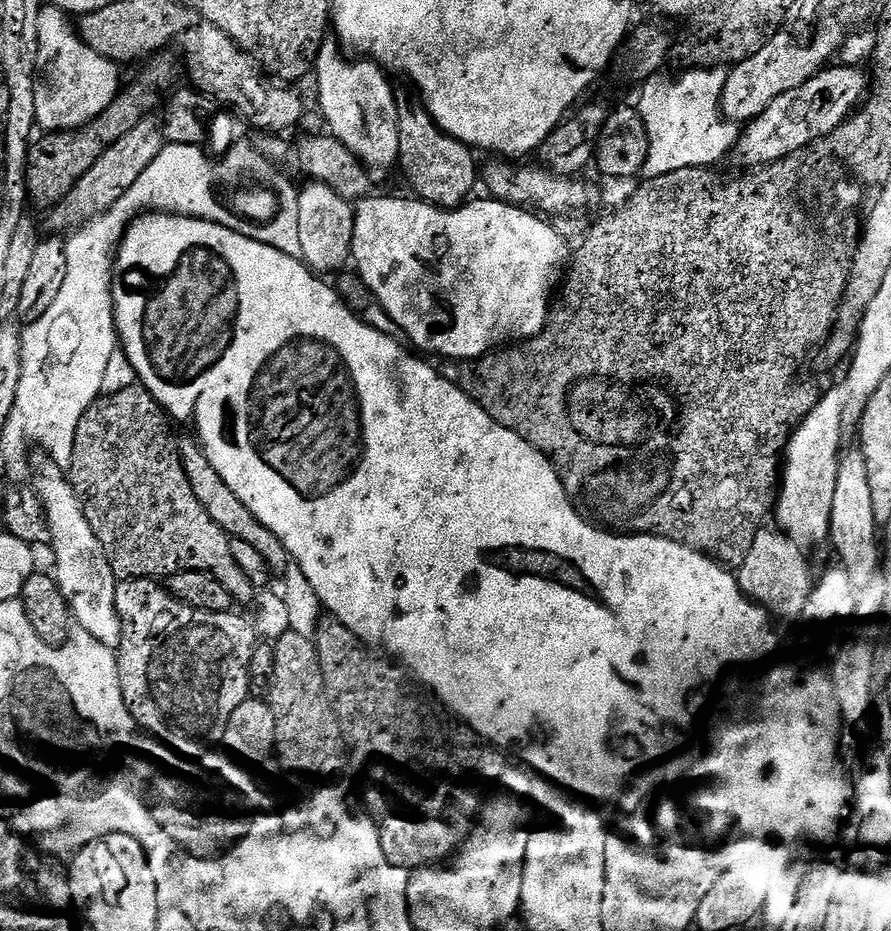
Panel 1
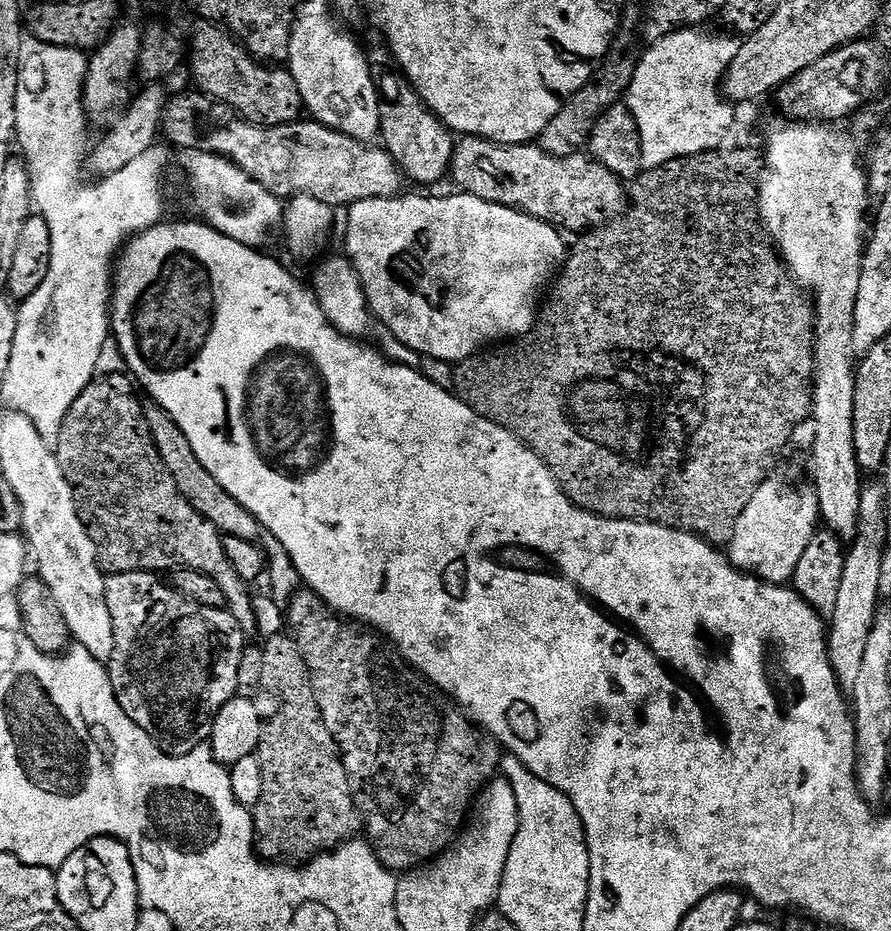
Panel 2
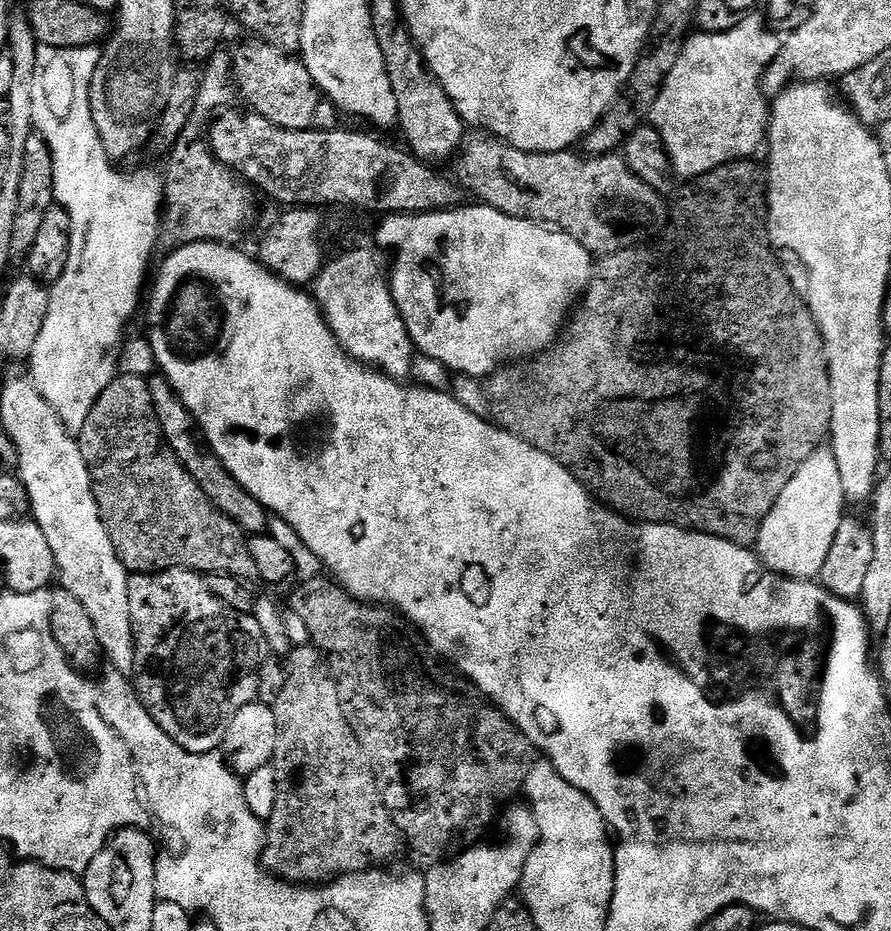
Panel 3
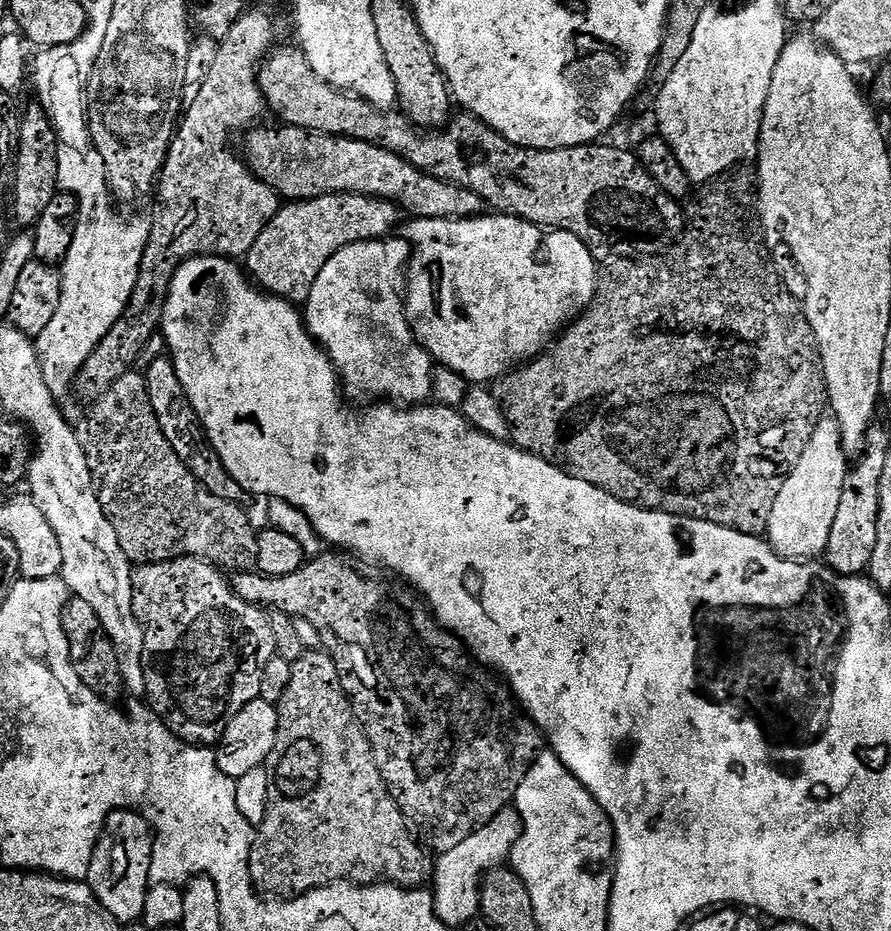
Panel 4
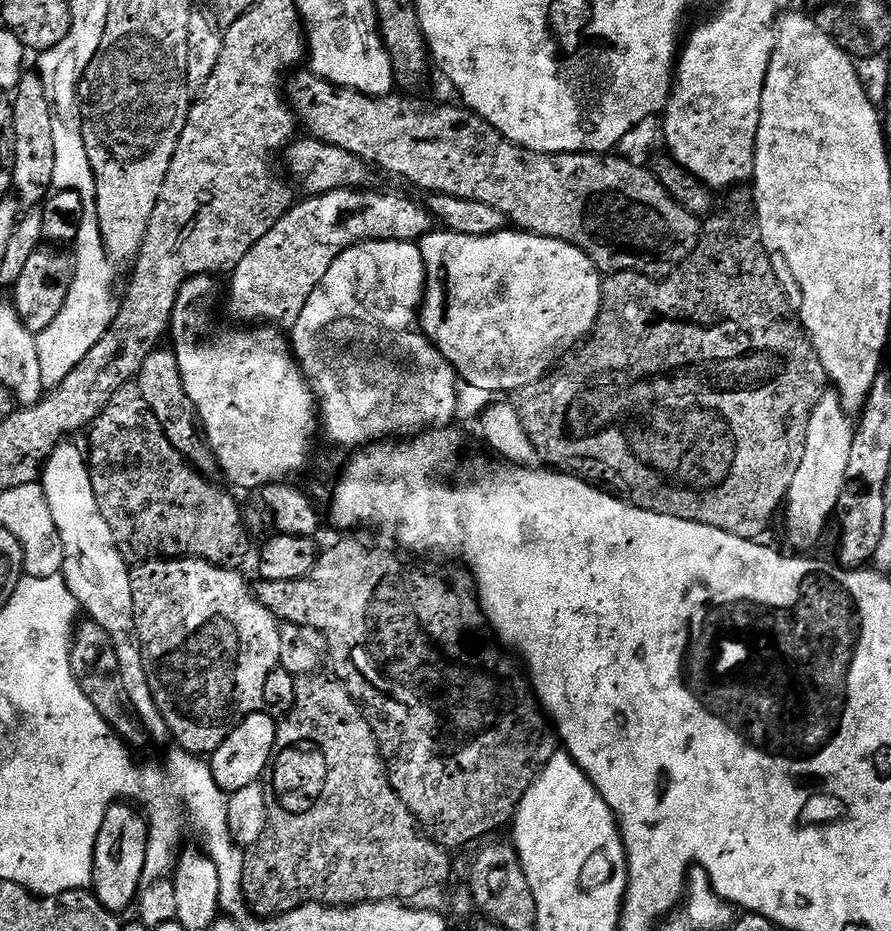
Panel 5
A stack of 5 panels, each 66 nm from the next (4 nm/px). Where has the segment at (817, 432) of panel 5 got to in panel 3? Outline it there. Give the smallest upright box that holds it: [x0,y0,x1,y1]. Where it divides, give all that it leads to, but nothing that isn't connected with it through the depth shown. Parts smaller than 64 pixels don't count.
[754,446,846,580]

